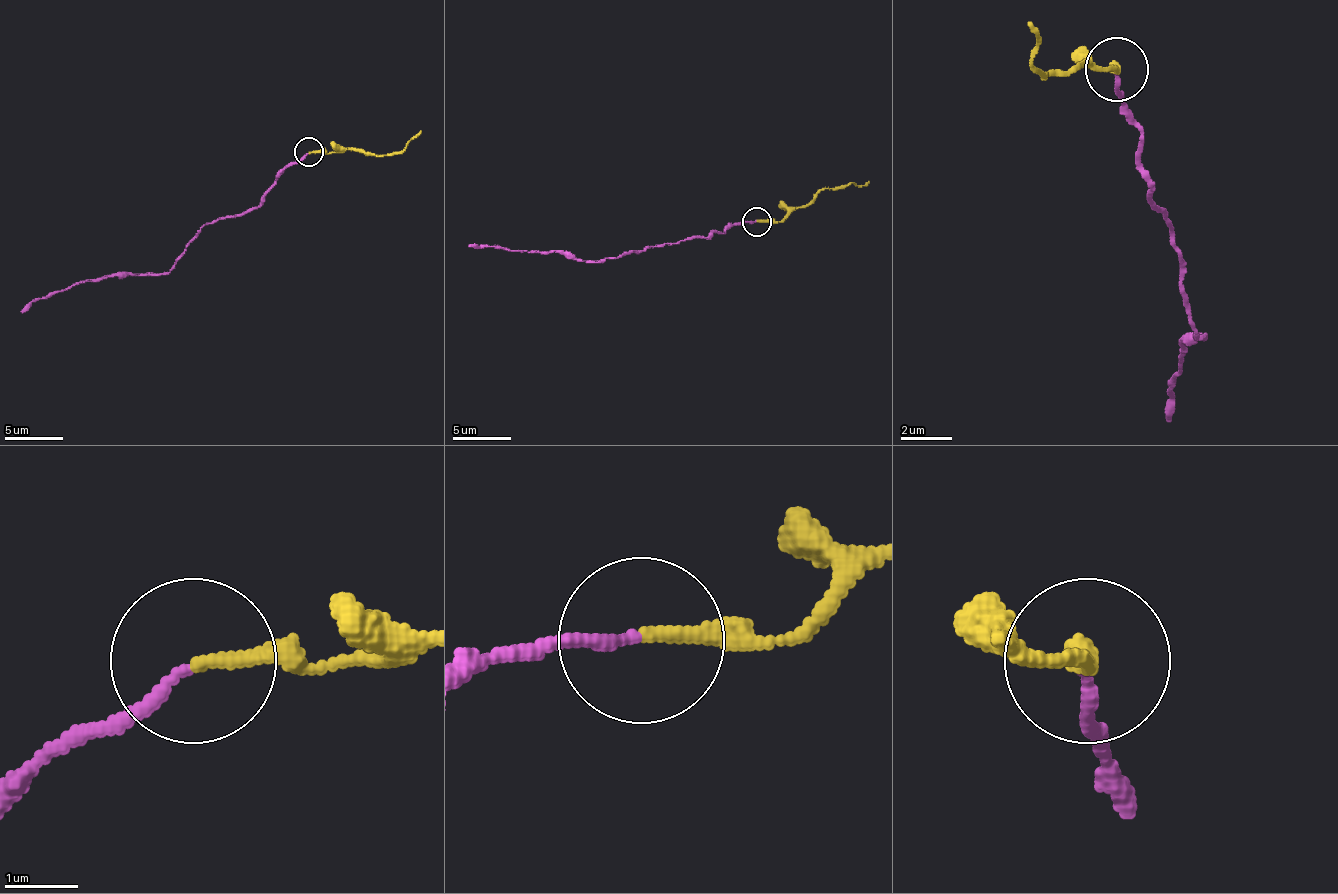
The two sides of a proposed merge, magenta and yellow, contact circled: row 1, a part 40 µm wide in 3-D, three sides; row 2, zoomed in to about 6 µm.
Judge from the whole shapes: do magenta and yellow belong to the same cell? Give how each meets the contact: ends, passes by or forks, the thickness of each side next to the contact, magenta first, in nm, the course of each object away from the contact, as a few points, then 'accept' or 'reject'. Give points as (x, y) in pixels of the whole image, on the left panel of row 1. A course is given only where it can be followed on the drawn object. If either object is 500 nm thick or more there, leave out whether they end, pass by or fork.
magenta ends there; yellow ends there; 160 nm thick on the magenta side, 200 nm on the other; magenta runs (310, 154), (278, 177), (257, 206), (205, 224), (168, 273), (86, 279), (31, 299), (20, 311); yellow runs (310, 151), (359, 148), (373, 154), (397, 154), (420, 131); reject

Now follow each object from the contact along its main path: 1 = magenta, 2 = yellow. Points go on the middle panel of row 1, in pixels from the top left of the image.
1: (758, 221), (740, 221), (726, 232), (711, 232), (705, 238), (616, 258), (578, 261), (561, 253), (468, 244)
2: (758, 221), (784, 221), (821, 189), (845, 189), (868, 180)

